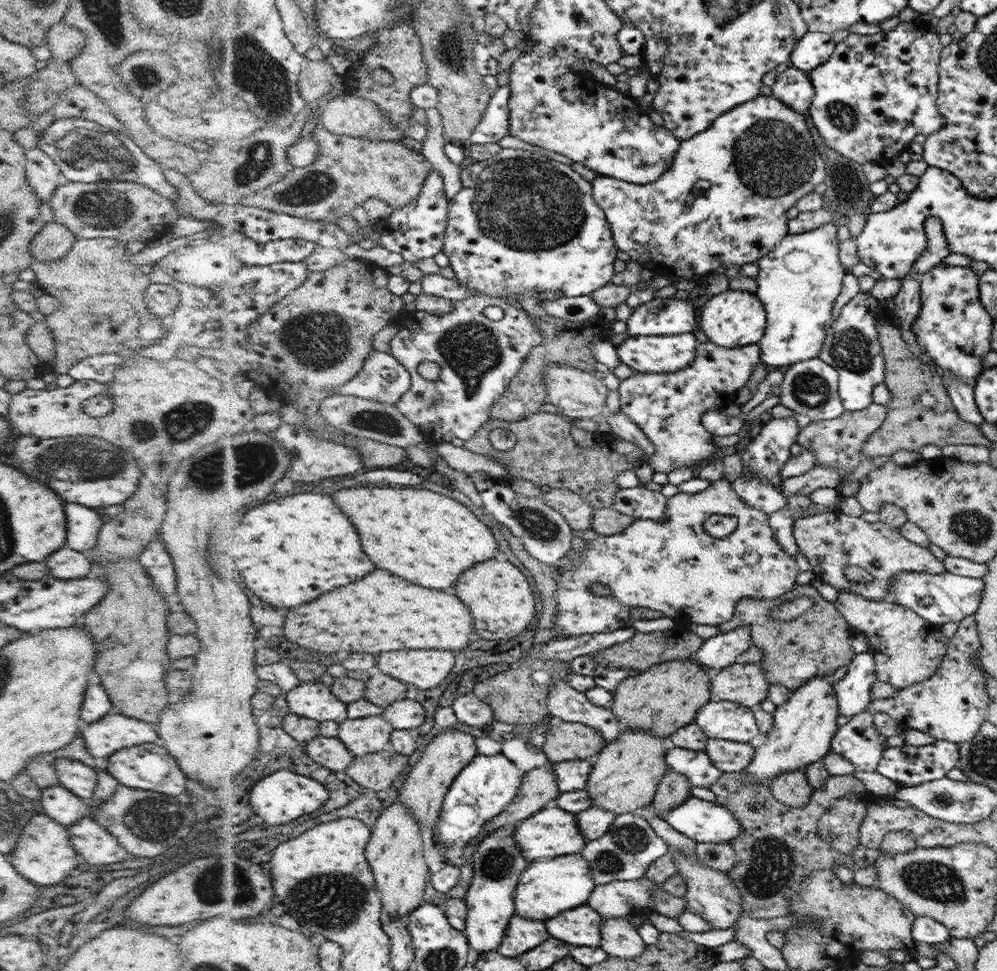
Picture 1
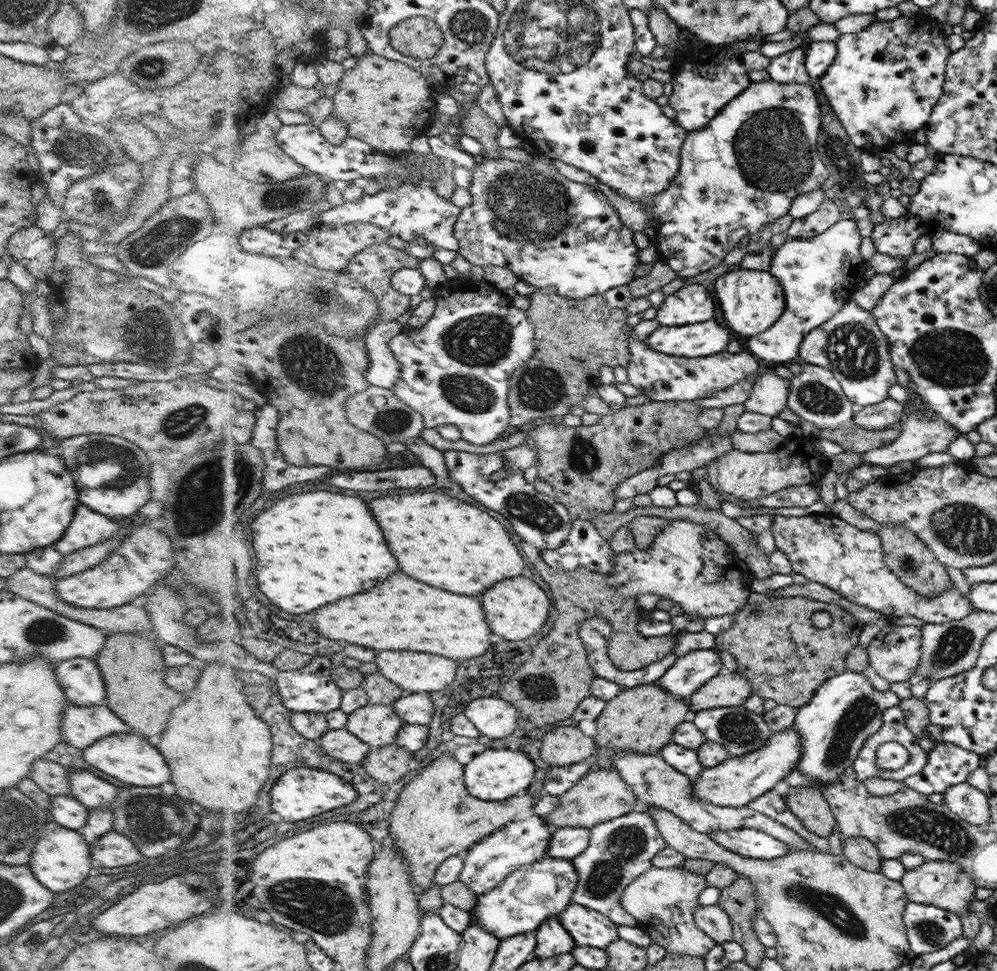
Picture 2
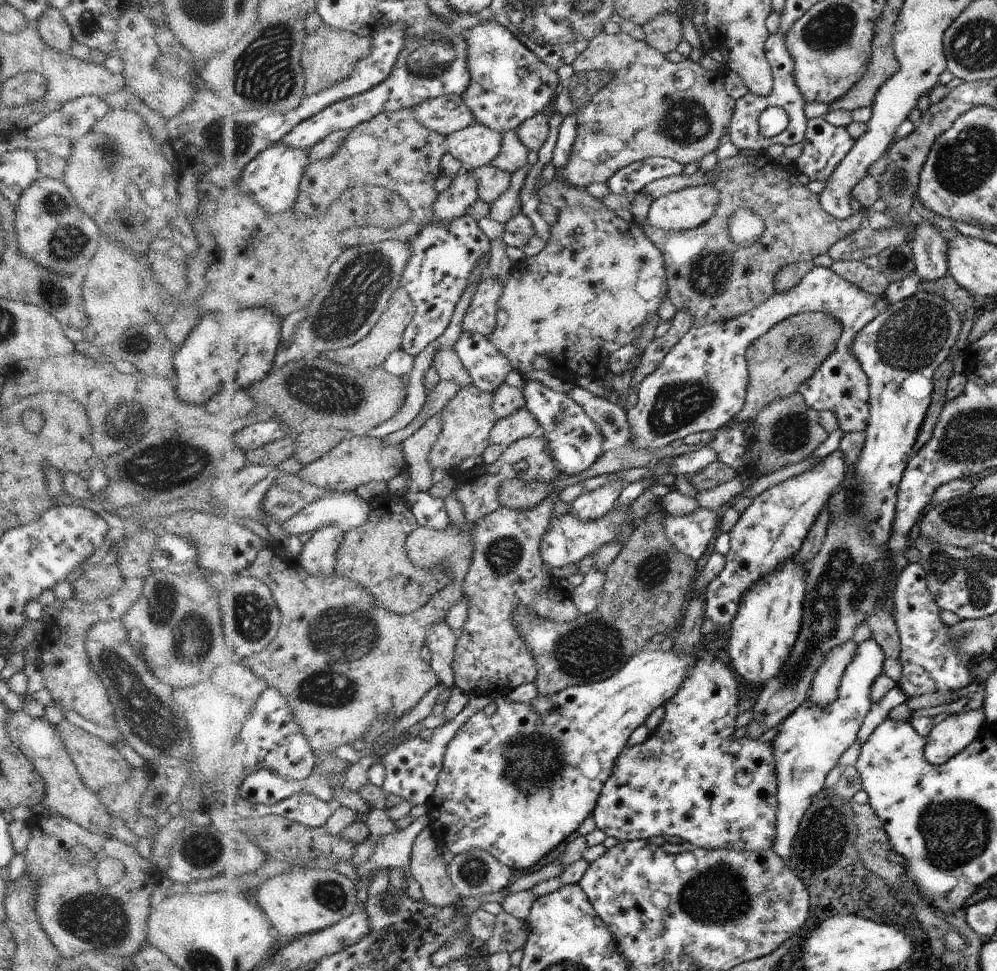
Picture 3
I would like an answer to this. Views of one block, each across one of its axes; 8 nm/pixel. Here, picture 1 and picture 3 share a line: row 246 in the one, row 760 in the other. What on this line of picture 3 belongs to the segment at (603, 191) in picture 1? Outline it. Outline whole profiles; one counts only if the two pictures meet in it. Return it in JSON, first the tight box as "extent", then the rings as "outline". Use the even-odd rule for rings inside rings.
{"extent":[593,648,779,850],"outline":[[[700,648],[698,652],[700,656],[696,658],[696,666],[692,668],[692,672],[688,674],[688,680],[684,680],[684,684],[680,686],[678,694],[669,700],[665,705],[666,715],[662,723],[651,732],[650,738],[644,740],[642,744],[634,744],[627,746],[620,752],[620,764],[616,764],[616,776],[612,776],[612,780],[608,780],[608,788],[604,788],[604,796],[600,796],[600,808],[596,808],[593,812],[596,829],[602,830],[606,837],[614,837],[620,841],[645,840],[647,838],[658,838],[658,836],[678,836],[680,840],[689,842],[692,846],[707,850],[723,850],[734,848],[734,850],[769,850],[774,846],[776,837],[776,824],[778,823],[779,809],[779,782],[776,781],[776,756],[772,741],[762,742],[744,736],[737,739],[736,742],[730,740],[732,732],[734,732],[734,722],[738,716],[738,678],[732,674],[734,670],[730,670],[724,662],[718,660],[718,656],[714,656],[712,650]],[[743,770],[748,772],[748,778],[752,774],[752,781],[748,786],[740,786],[736,783],[736,774]]]}

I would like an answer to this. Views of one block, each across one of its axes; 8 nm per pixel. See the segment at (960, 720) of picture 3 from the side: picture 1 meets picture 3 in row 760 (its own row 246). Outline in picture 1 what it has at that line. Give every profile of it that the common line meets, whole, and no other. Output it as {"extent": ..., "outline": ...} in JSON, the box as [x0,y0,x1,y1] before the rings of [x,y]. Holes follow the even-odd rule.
{"extent":[910,217,952,276],"outline":[[[928,217],[926,222],[926,236],[928,249],[923,256],[915,262],[914,268],[910,270],[913,276],[921,276],[925,272],[938,266],[945,256],[952,251],[948,249],[948,241],[944,237],[941,222],[936,217]]]}

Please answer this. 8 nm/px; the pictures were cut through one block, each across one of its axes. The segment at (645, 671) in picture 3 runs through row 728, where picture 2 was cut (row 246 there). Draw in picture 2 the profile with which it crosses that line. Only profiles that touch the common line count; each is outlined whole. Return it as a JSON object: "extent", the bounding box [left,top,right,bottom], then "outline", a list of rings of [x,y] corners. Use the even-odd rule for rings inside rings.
{"extent":[455,155,638,300],"outline":[[[541,155],[540,160],[534,160],[530,164],[522,164],[520,162],[509,159],[498,160],[480,160],[479,165],[474,168],[472,174],[472,206],[463,209],[458,222],[455,224],[455,234],[460,241],[458,256],[462,255],[470,259],[474,266],[506,266],[514,272],[522,281],[535,286],[537,289],[551,289],[553,292],[560,294],[564,298],[573,298],[573,300],[584,299],[595,295],[606,293],[607,290],[614,289],[615,286],[628,284],[634,278],[634,268],[638,266],[638,248],[634,246],[632,234],[634,231],[628,229],[619,219],[615,207],[596,187],[579,182],[572,182],[568,178],[564,178],[558,170],[552,168],[553,160]]]}

